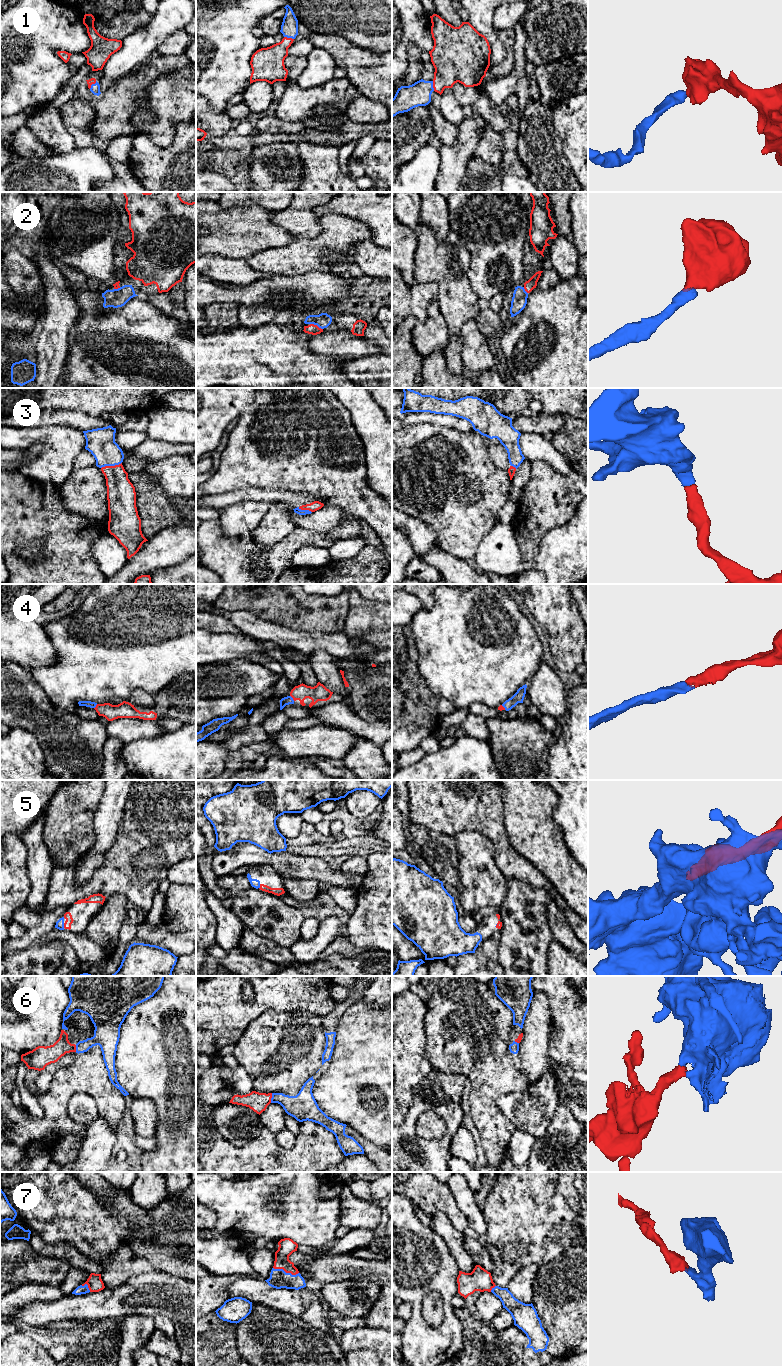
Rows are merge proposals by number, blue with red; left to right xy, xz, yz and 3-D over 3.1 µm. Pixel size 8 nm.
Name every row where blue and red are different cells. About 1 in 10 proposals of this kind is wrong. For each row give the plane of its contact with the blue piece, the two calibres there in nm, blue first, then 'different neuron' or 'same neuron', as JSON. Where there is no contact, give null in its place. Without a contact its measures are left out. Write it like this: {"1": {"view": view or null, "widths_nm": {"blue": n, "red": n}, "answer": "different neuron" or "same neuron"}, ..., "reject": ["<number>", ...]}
{"1": {"view": "xy", "widths_nm": {"blue": 80, "red": 50}, "answer": "same neuron"}, "2": {"view": "xz", "widths_nm": {"blue": 120, "red": 80}, "answer": "same neuron"}, "3": {"view": "xy", "widths_nm": {"blue": 220, "red": 220}, "answer": "same neuron"}, "4": {"view": "xz", "widths_nm": {"blue": 70, "red": 130}, "answer": "same neuron"}, "5": {"view": "xy", "widths_nm": {"blue": 70, "red": 60}, "answer": "same neuron"}, "6": {"view": "xz", "widths_nm": {"blue": 200, "red": 160}, "answer": "same neuron"}, "7": {"view": "xz", "widths_nm": {"blue": 150, "red": 140}, "answer": "same neuron"}, "reject": []}

